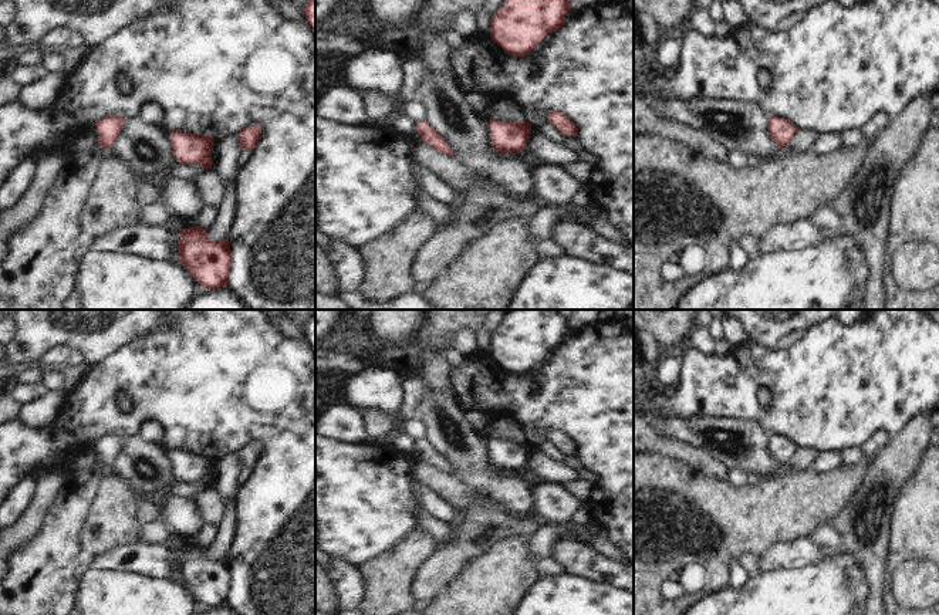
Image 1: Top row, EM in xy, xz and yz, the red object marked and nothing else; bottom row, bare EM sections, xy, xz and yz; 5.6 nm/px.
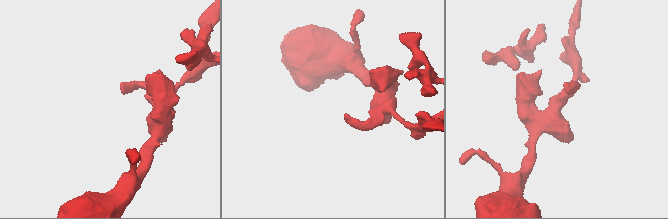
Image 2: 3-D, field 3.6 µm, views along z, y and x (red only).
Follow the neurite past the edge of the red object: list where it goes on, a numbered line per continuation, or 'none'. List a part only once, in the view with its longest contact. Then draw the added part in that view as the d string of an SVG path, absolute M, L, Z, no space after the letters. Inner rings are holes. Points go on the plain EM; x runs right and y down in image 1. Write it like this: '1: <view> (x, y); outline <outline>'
none

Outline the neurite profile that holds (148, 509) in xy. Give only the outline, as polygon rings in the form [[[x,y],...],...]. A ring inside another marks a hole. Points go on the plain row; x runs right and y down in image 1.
[[[141,496],[141,500],[136,506],[136,516],[141,524],[155,521],[158,517],[161,517],[161,514],[159,500]]]

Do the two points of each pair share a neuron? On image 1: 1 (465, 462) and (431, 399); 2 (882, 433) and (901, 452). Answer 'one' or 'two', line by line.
1: one
2: two

